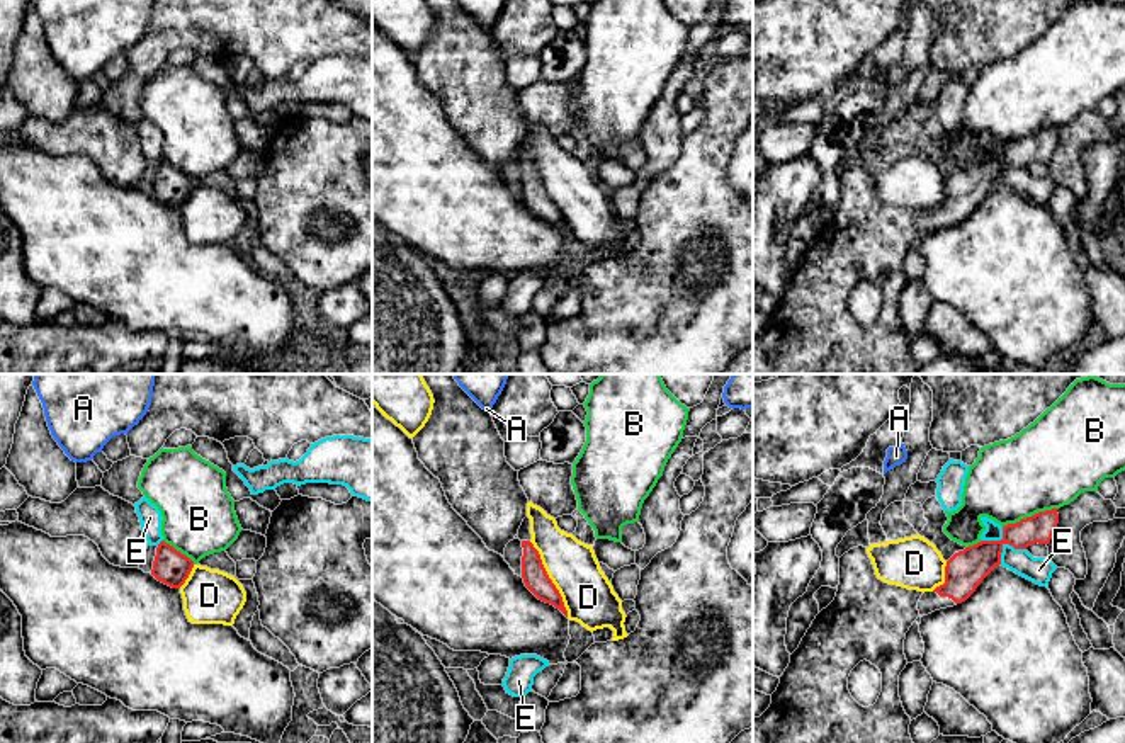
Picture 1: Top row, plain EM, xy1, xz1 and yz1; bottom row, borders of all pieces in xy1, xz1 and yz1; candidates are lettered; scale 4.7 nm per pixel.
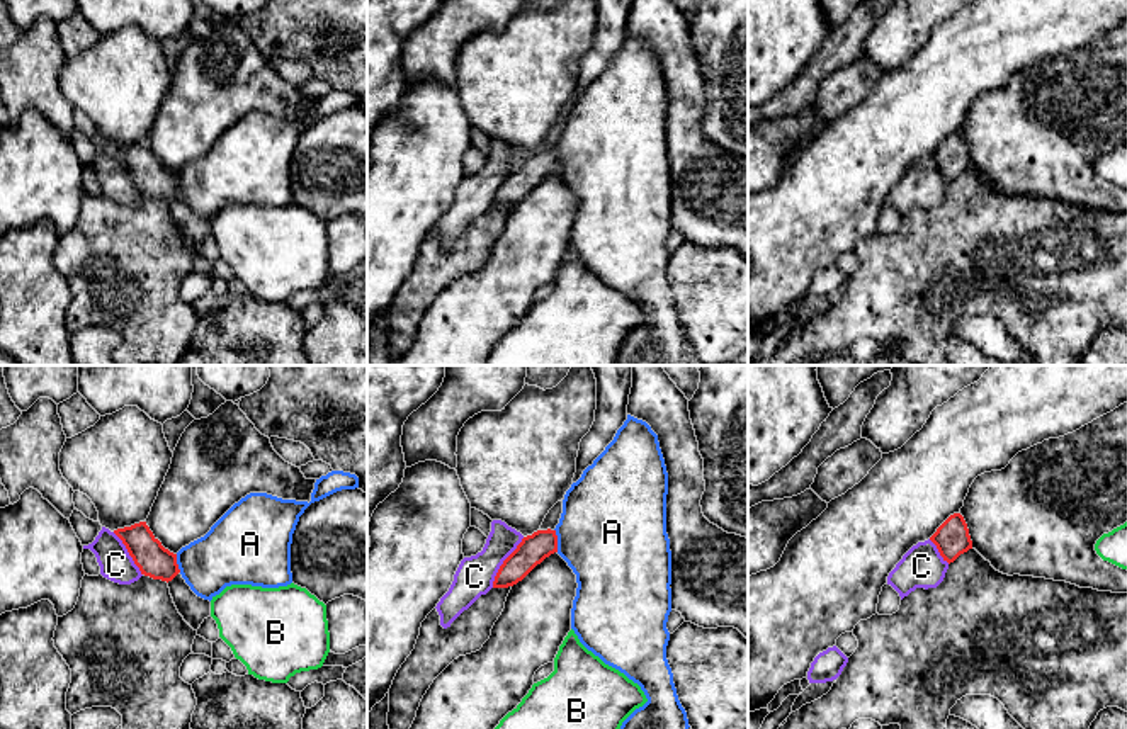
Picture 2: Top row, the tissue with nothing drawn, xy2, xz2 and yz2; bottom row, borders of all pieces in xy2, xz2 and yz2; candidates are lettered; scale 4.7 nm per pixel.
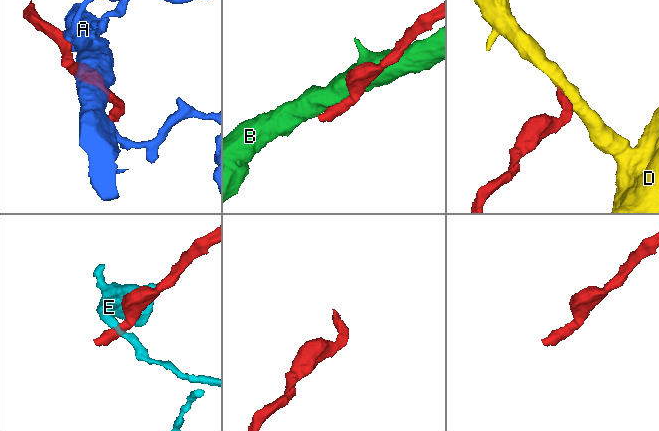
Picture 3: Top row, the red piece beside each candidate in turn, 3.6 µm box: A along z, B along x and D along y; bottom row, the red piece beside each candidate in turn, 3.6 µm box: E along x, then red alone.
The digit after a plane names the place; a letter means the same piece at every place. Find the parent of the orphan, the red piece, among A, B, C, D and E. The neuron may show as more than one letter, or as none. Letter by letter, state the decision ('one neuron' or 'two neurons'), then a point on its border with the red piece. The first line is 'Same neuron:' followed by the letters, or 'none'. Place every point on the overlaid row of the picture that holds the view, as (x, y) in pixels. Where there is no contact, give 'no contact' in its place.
Same neuron: none
A: two neurons; meets red in xz2 at (556, 541)
B: two neurons; meets red in yz1 at (1032, 516)
C: two neurons; meets red in xz2 at (504, 563)
D: two neurons; meets red in xz1 at (549, 578)
E: two neurons; meets red in yz1 at (1005, 543)

